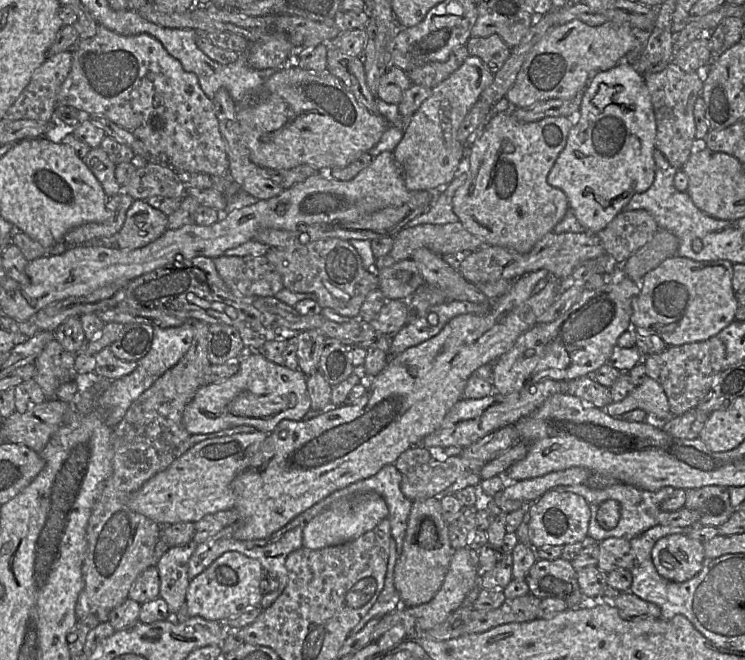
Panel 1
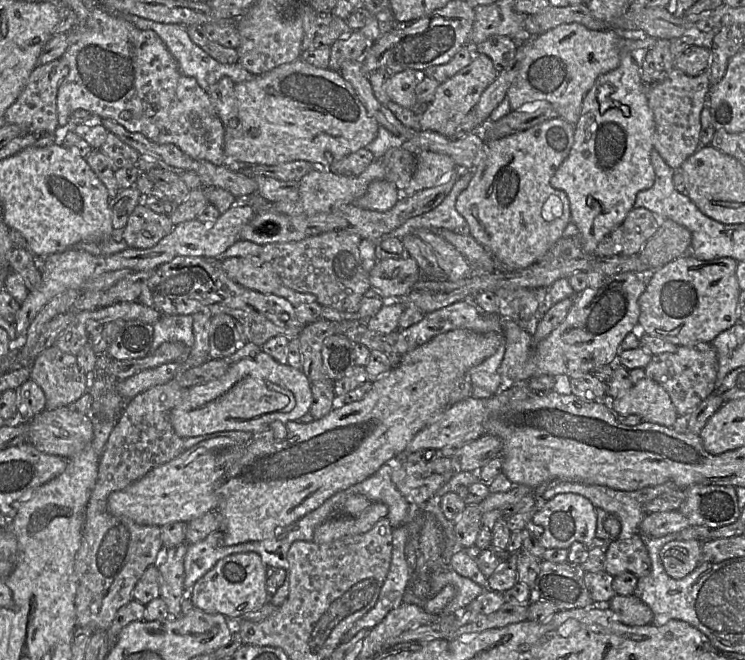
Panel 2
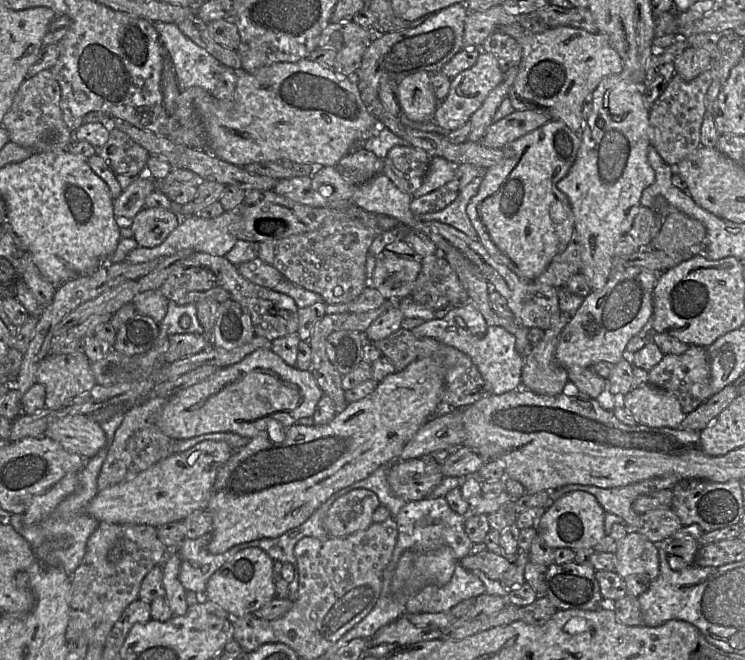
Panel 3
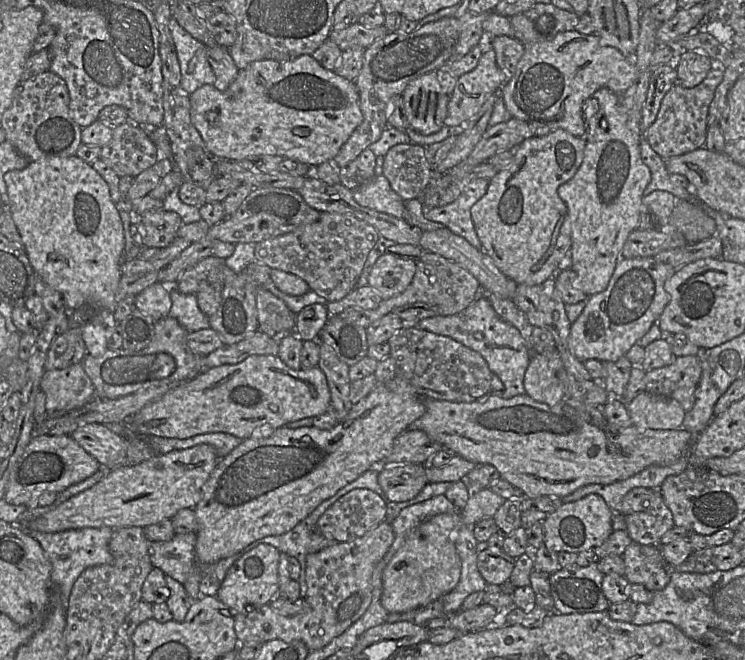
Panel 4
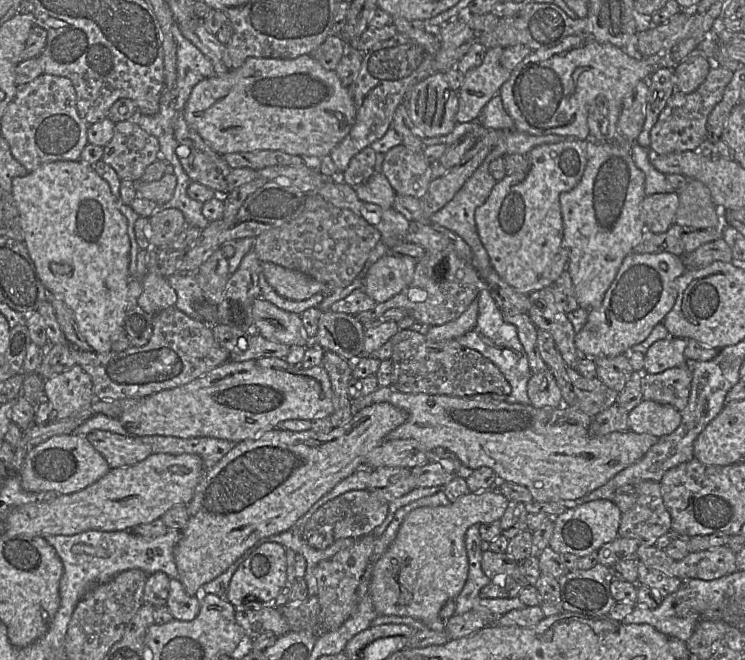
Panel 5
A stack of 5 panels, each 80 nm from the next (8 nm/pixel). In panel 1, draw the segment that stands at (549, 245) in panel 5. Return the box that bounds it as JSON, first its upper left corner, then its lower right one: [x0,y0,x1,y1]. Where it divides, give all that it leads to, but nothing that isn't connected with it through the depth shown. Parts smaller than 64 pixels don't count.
[452,111,573,254]

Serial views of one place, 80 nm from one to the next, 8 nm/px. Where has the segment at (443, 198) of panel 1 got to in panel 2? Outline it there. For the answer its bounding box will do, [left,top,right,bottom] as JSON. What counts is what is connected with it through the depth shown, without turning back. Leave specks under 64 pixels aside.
[376,172,472,243]

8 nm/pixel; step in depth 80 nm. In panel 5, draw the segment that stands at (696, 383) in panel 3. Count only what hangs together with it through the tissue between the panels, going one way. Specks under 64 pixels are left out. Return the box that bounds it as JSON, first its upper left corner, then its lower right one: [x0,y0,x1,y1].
[641,362,692,412]

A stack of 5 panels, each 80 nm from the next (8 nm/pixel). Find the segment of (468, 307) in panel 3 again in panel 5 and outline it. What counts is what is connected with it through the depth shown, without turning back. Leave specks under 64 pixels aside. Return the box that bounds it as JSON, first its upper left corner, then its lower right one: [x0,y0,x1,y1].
[456,286,532,404]

